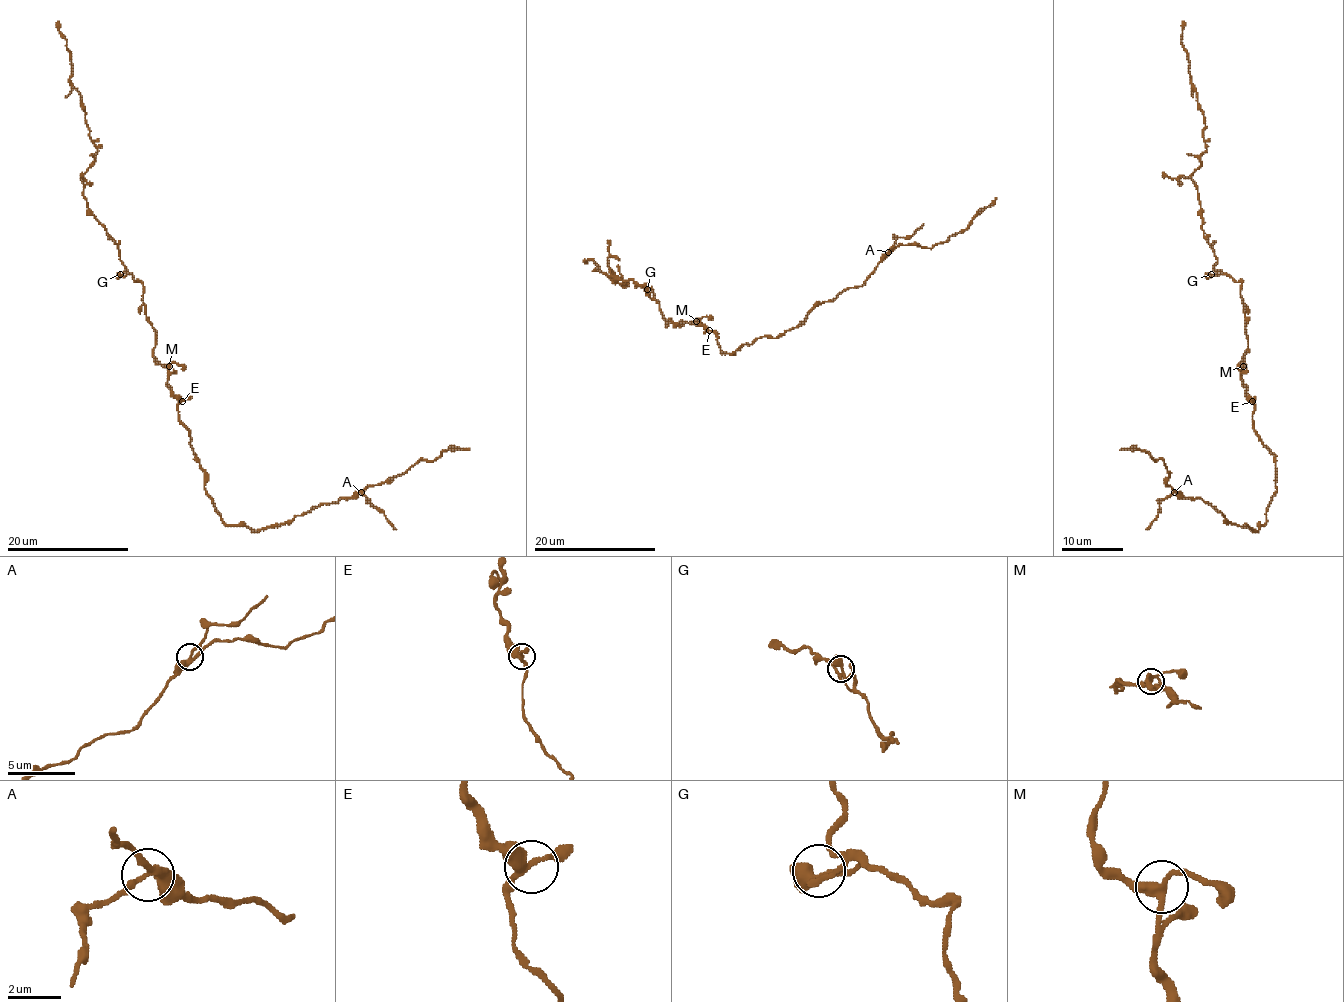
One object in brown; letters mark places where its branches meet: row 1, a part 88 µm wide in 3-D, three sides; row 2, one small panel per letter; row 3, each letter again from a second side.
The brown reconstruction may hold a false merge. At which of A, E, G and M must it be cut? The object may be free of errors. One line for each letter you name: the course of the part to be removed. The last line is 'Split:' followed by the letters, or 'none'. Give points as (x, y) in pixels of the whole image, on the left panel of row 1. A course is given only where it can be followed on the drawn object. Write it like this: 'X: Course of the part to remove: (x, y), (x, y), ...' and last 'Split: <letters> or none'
A: Course of the part to remove: (361, 492), (396, 529)
Split: A

